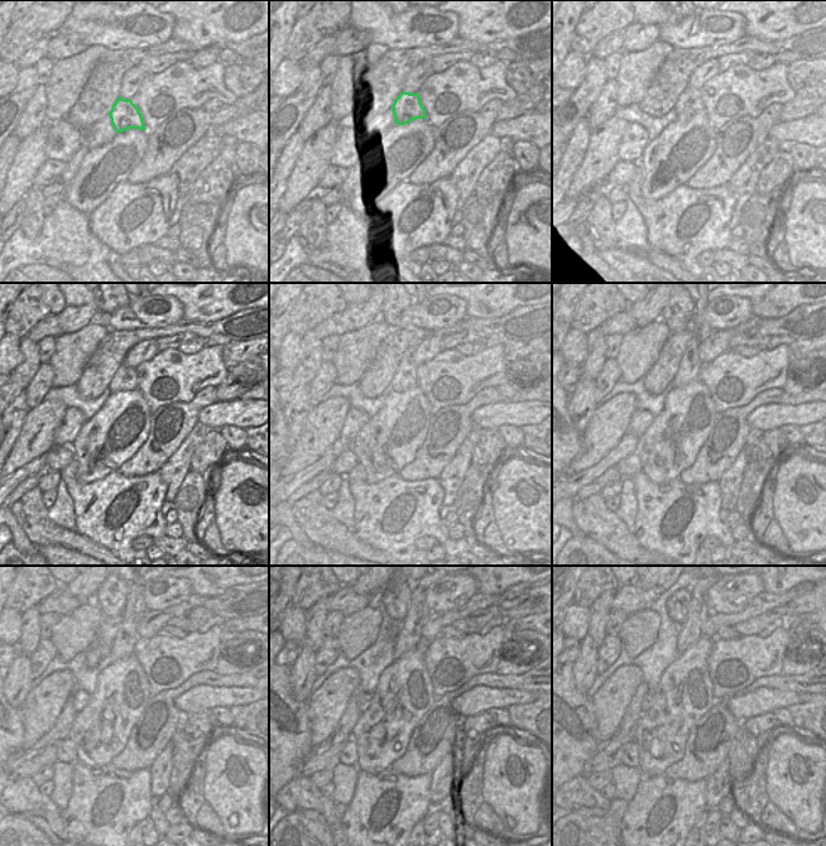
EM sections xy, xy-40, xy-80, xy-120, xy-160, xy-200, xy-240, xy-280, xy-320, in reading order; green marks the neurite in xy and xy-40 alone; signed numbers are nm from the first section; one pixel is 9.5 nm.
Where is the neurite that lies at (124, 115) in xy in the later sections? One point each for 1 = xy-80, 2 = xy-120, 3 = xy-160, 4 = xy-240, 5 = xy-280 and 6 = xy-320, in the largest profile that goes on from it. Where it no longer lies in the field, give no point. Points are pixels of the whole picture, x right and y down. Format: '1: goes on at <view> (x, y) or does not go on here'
1: goes on at xy-80 (690, 102)
2: goes on at xy-120 (124, 379)
3: goes on at xy-160 (406, 376)
4: goes on at xy-240 (126, 642)
5: goes on at xy-280 (409, 637)
6: goes on at xy-320 (699, 611)

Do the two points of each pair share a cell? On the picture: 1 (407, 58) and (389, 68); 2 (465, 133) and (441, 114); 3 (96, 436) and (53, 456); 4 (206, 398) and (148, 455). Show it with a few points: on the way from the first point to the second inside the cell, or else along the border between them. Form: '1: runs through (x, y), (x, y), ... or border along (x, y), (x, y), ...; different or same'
1: runs through (403, 61), (393, 67); same
2: border along (476, 111), (461, 110), (435, 129); different
3: border along (70, 447), (76, 457); different
4: runs through (188, 413), (181, 432), (164, 448); same

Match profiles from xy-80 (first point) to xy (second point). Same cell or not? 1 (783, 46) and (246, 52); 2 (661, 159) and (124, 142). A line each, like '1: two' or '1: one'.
1: one
2: one

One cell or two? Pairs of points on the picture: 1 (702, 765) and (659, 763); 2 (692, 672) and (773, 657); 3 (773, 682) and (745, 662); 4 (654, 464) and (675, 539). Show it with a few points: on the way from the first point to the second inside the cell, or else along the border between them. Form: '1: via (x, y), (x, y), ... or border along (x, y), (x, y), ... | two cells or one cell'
1: border along (686, 738), (683, 755), (663, 772) | two cells
2: border along (714, 640), (707, 671), (716, 698) | two cells
3: border along (782, 673), (758, 677), (739, 691) | two cells
4: border along (642, 470), (652, 481), (658, 484), (677, 479) | two cells

